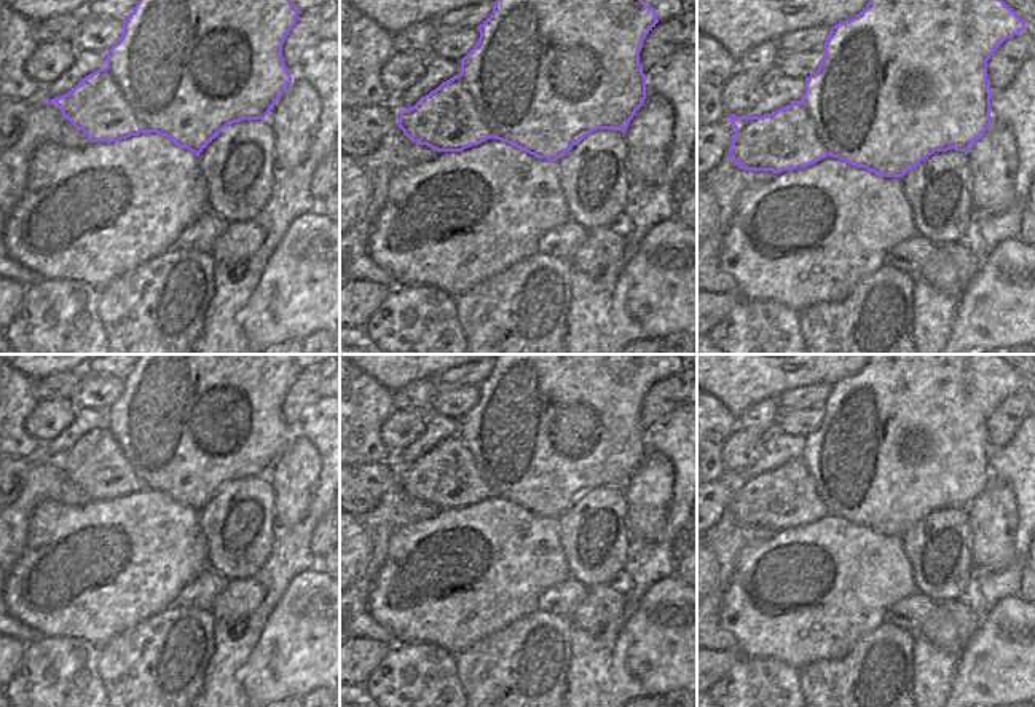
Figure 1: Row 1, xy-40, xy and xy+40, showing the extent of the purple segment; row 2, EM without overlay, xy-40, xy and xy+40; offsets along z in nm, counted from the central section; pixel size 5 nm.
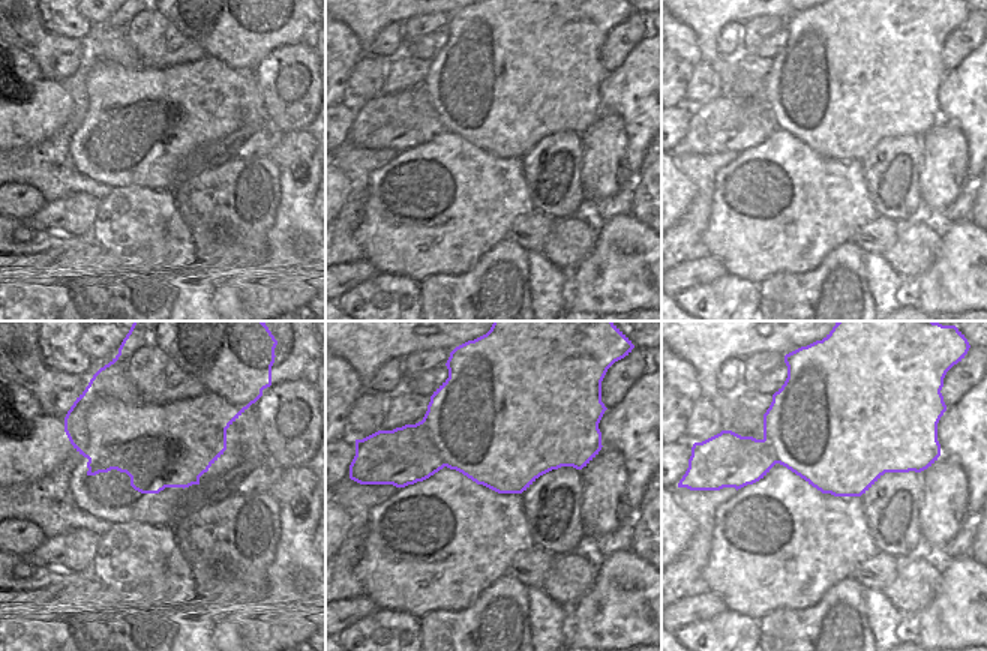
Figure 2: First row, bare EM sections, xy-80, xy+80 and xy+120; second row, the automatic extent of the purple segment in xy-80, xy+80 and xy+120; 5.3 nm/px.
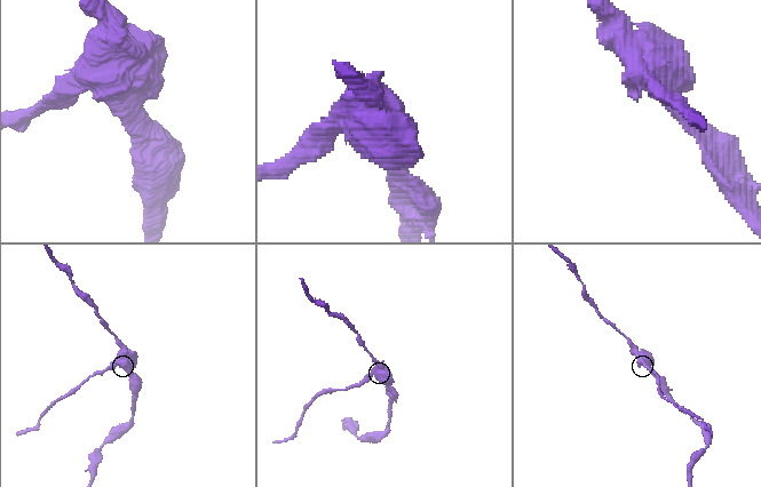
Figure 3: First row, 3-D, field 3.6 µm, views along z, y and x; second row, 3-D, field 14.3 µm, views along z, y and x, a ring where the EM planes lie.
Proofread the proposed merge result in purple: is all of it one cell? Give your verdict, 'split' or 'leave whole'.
split

